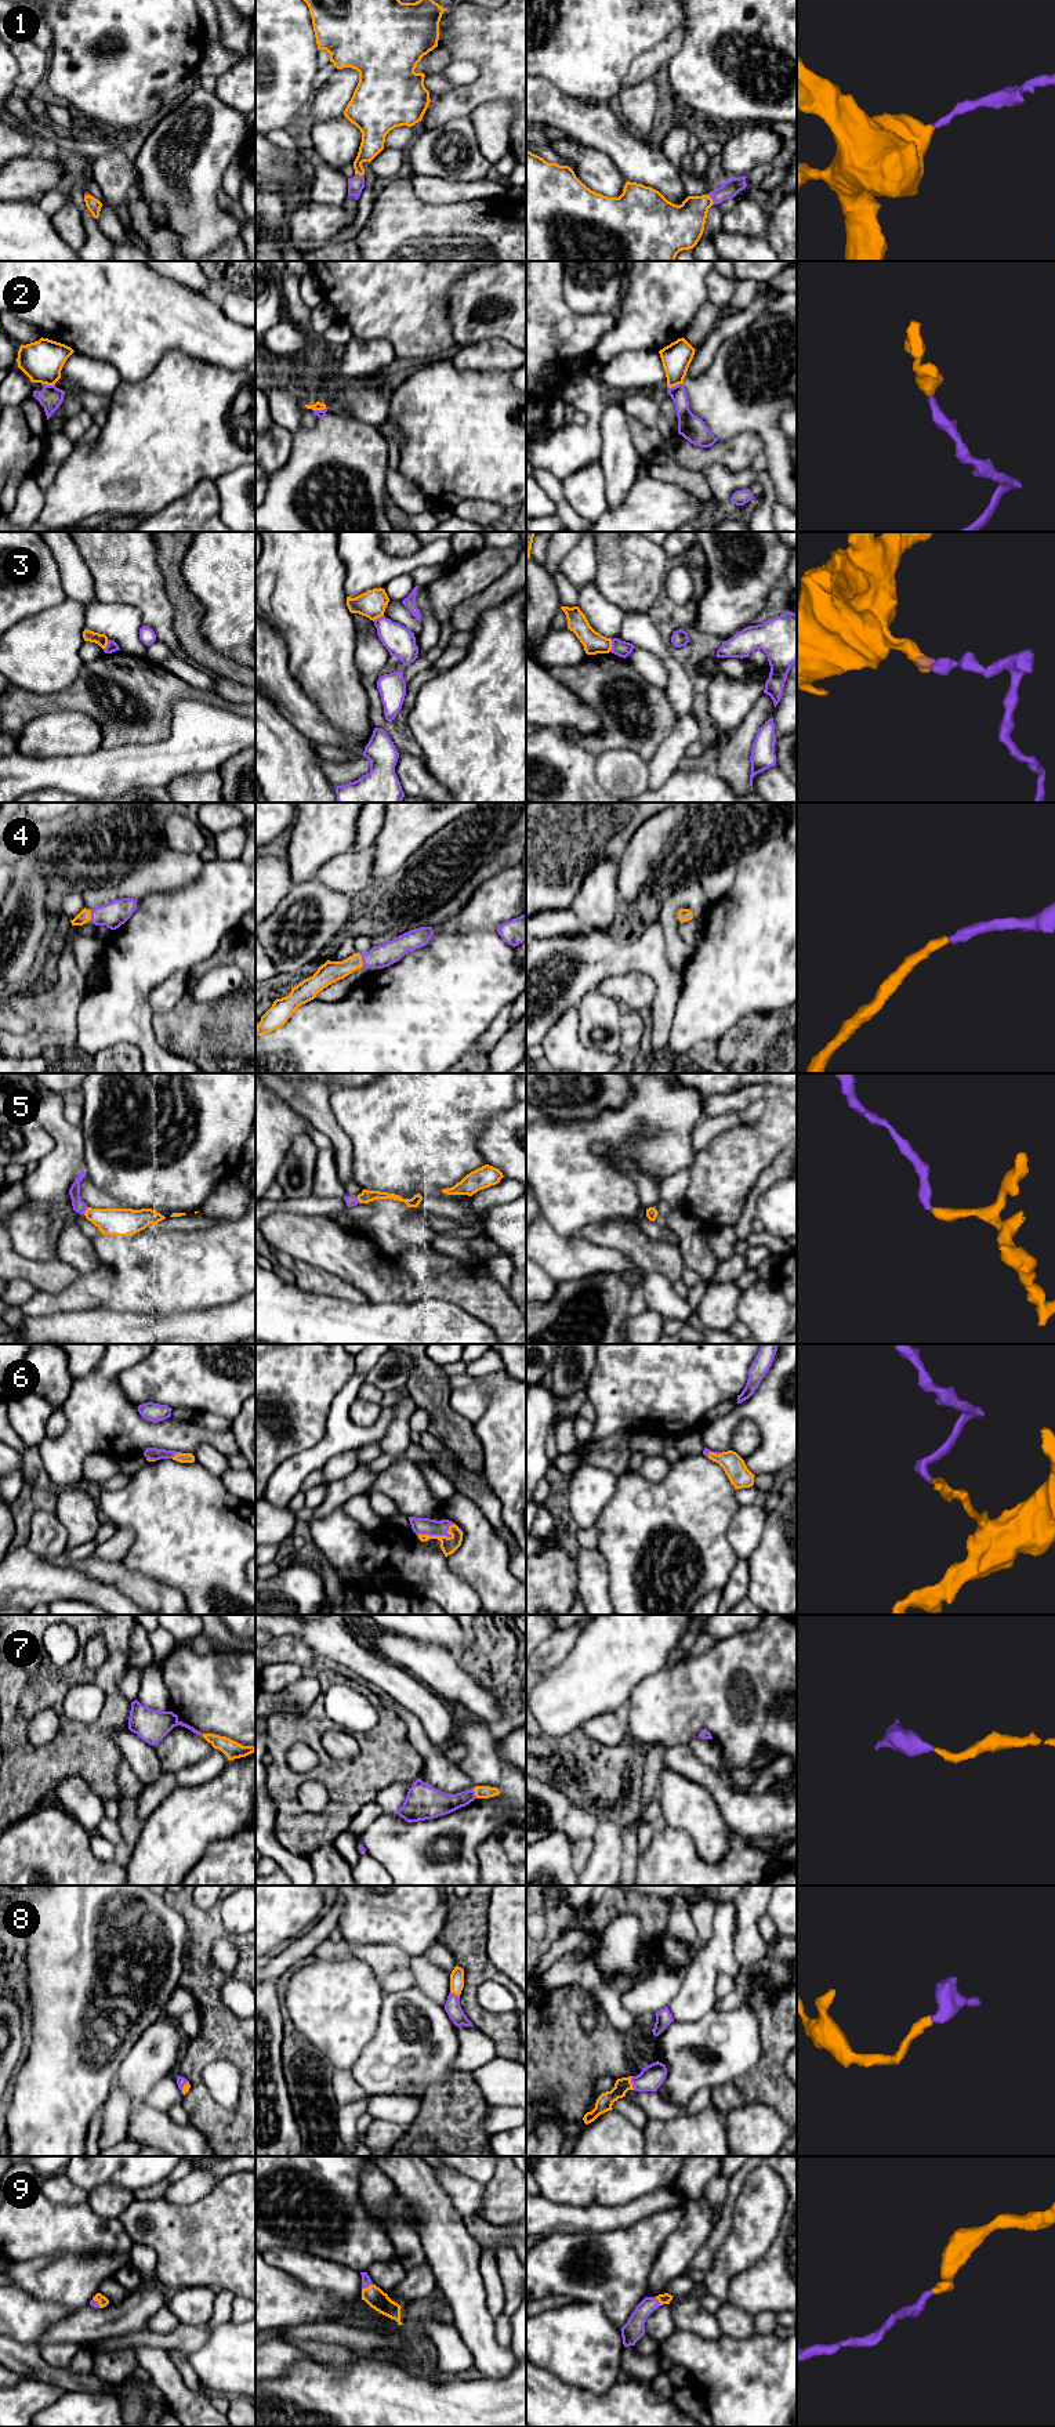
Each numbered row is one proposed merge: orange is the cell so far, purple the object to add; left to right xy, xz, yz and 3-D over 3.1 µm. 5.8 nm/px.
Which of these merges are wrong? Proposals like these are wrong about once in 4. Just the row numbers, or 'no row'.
2, 3

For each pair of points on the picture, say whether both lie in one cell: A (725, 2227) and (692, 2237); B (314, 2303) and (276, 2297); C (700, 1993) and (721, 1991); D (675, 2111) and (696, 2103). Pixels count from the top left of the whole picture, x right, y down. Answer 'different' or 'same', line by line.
A: different
B: same
C: different
D: same

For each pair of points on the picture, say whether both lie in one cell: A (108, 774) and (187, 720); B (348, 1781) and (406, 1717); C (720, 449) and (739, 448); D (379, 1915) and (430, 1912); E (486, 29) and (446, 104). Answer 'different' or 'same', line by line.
A: same
B: different
C: same
D: same
E: same

